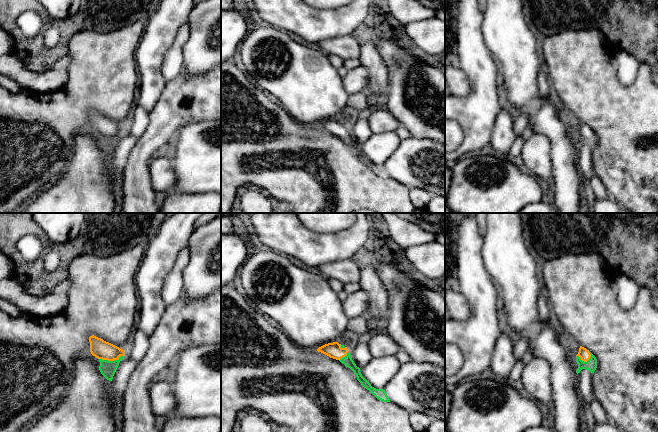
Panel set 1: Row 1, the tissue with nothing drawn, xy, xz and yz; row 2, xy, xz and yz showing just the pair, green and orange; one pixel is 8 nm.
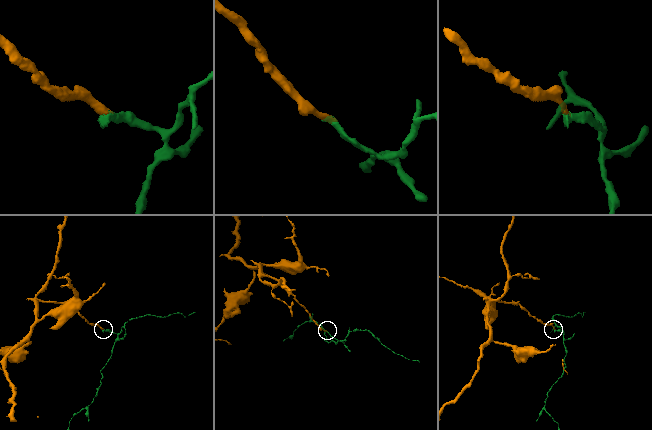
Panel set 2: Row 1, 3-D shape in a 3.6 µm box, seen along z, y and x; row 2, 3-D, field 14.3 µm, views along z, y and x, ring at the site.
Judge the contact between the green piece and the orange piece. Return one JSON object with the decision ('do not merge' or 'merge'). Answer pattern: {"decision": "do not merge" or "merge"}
{"decision": "merge"}

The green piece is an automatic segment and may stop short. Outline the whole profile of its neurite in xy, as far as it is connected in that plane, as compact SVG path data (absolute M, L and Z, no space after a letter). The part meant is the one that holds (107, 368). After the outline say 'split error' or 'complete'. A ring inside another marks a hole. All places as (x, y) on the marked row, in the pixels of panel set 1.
M94 335L89 337L89 342L91 354L99 359L101 374L112 381L120 361L125 357L124 350Z; split error

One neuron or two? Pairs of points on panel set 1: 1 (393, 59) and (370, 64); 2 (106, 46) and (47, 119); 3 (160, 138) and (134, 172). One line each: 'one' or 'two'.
1: two
2: one
3: one

